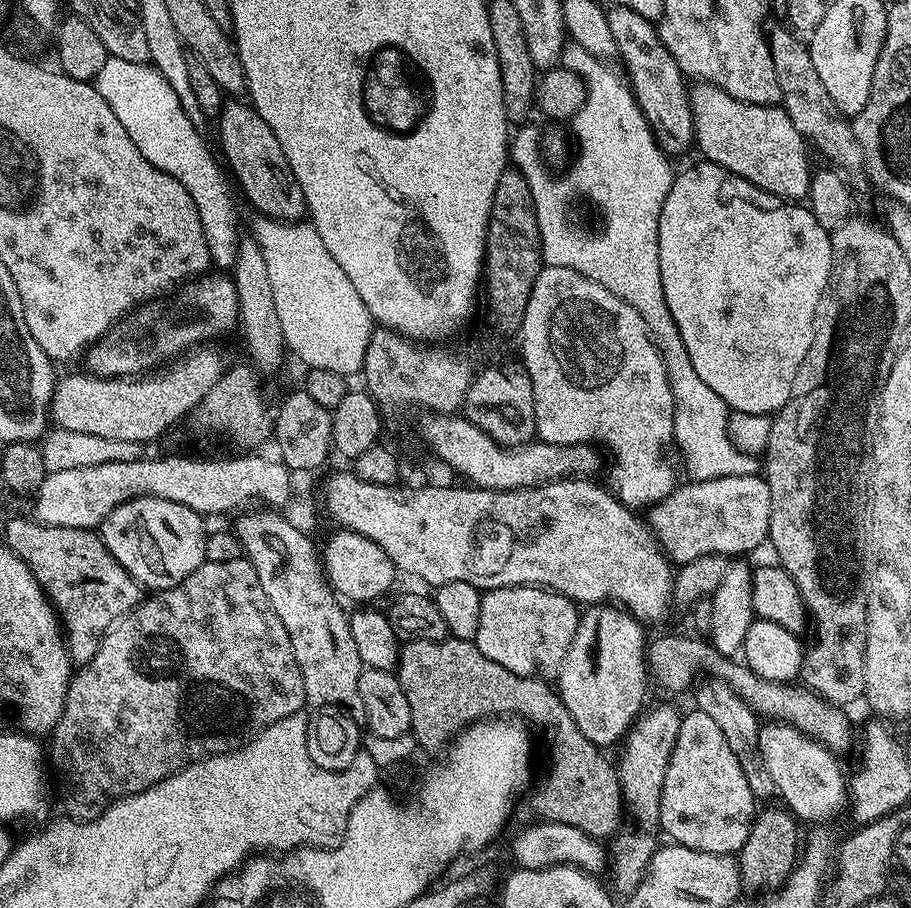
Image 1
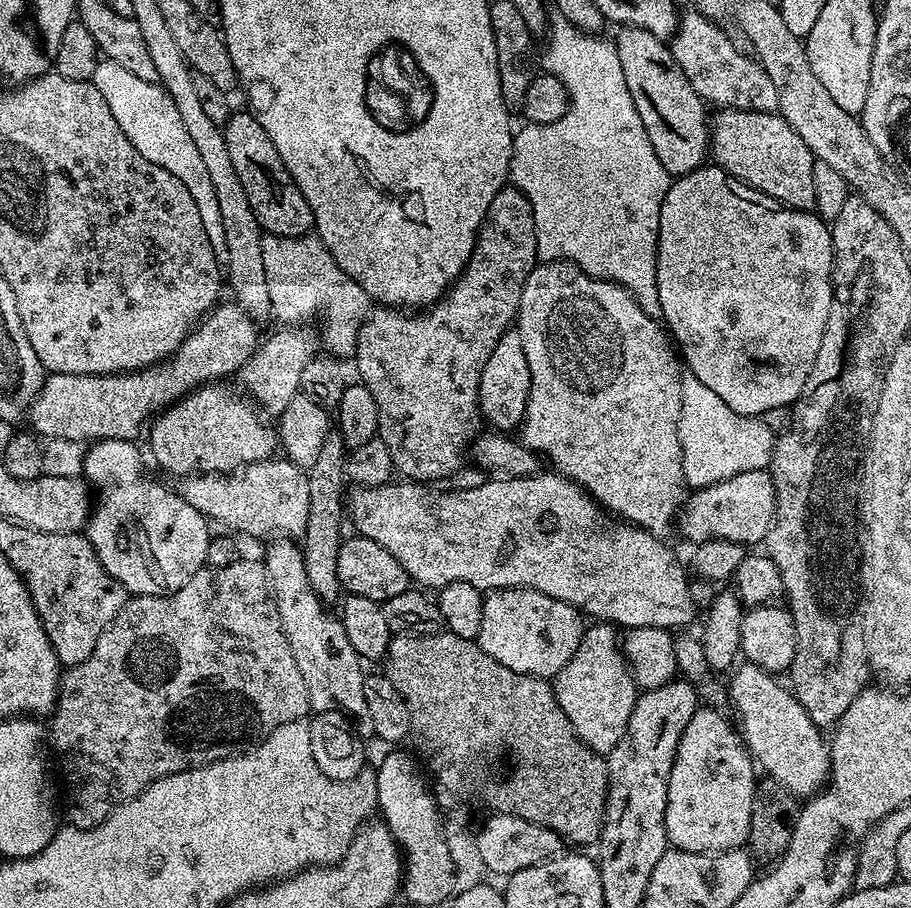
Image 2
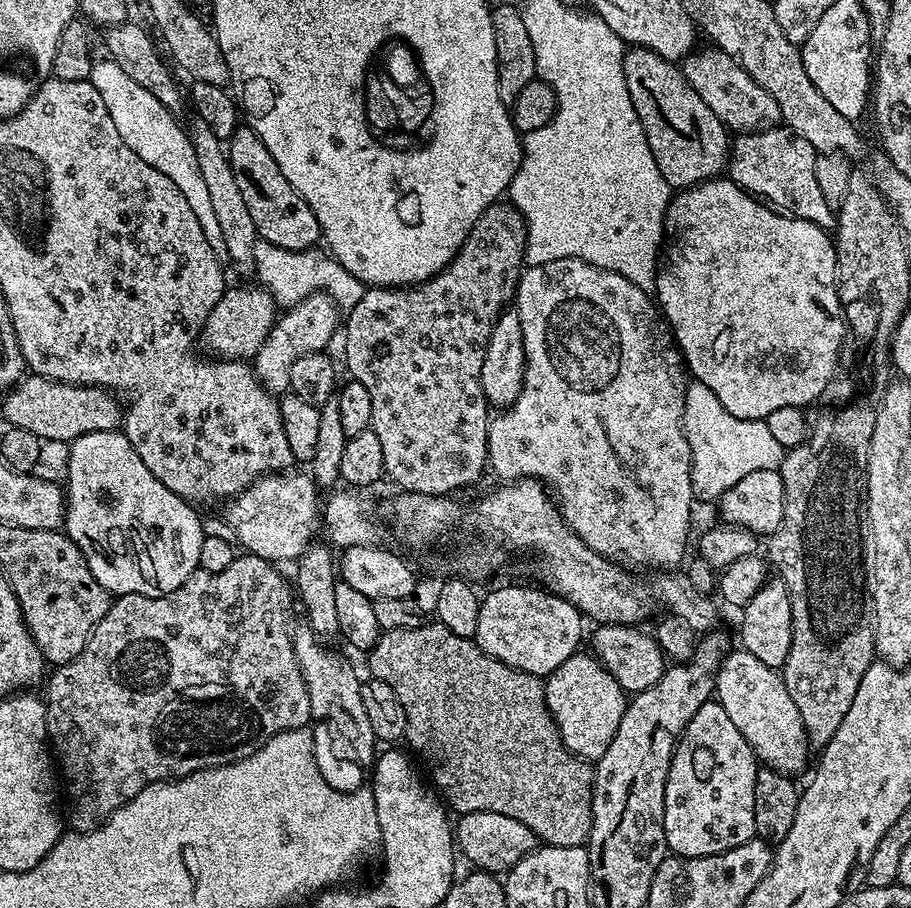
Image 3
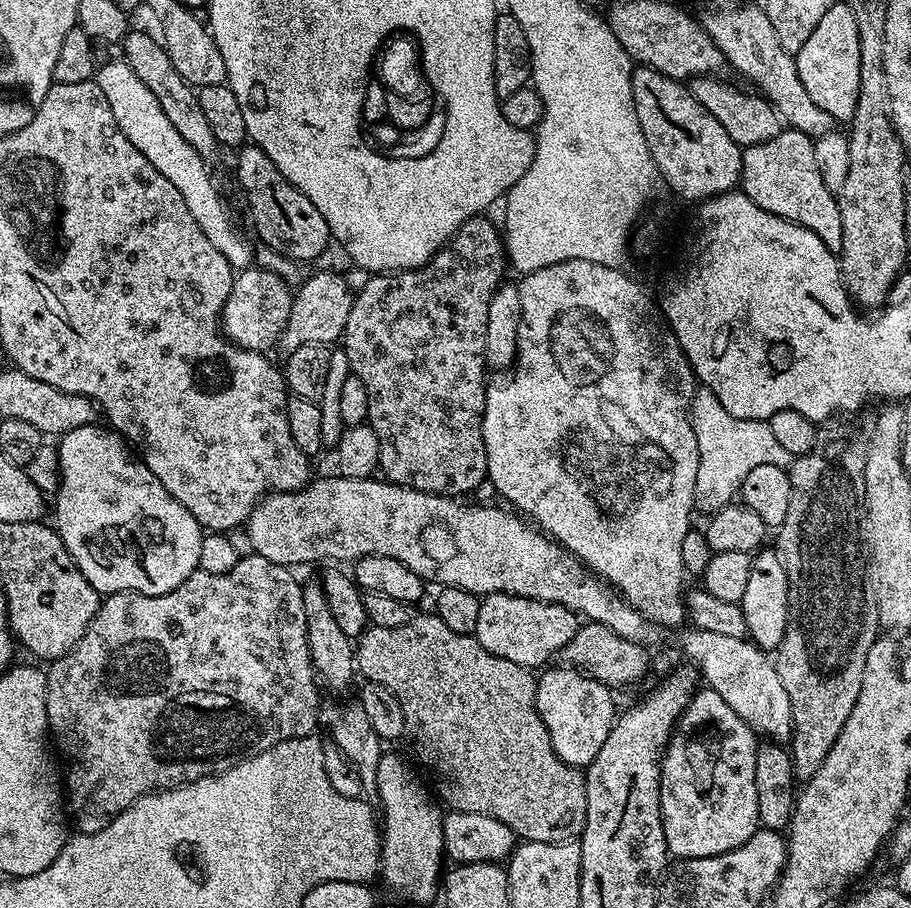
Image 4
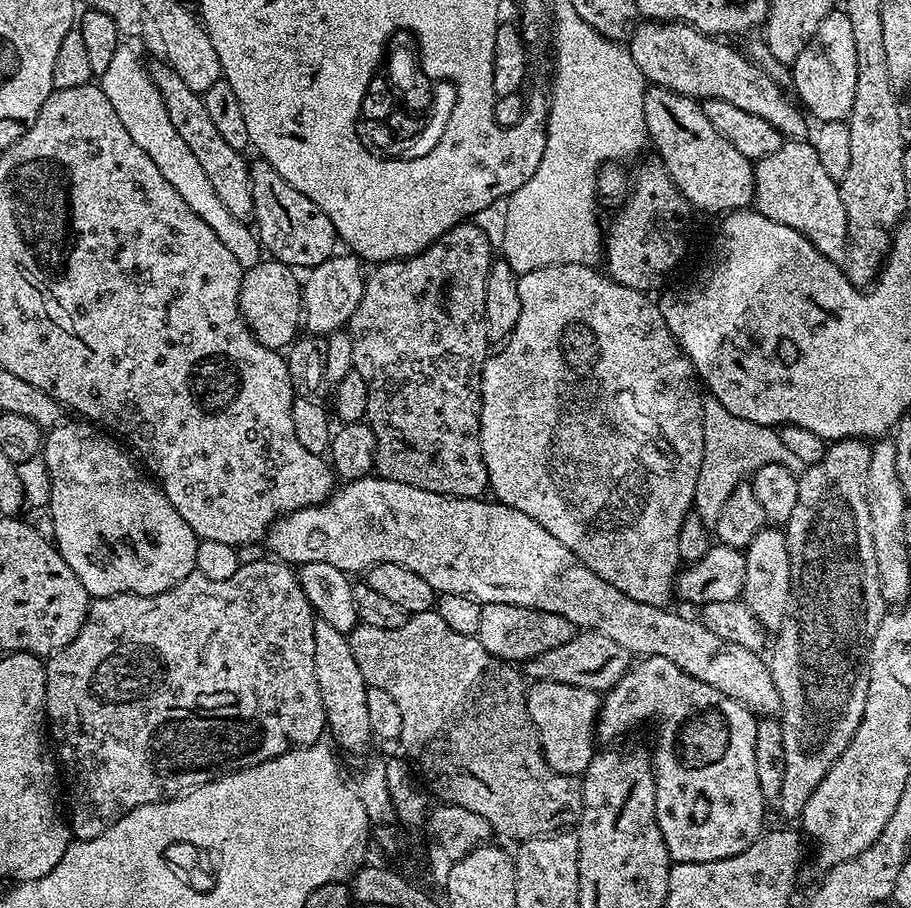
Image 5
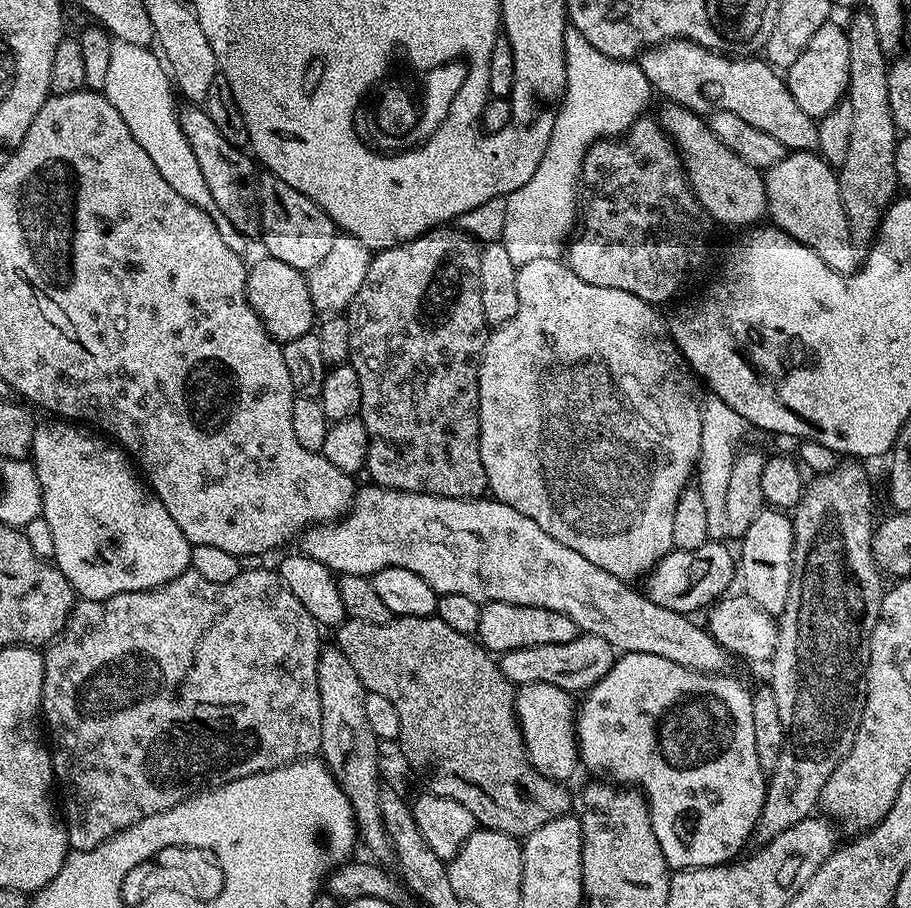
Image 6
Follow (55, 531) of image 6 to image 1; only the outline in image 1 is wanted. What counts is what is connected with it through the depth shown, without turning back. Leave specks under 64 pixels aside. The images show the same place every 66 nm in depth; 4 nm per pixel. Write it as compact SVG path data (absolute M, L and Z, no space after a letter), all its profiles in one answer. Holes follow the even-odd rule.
M138 497L118 505L98 531L106 550L114 554L114 558L136 579L137 584L145 589L152 588L148 590L163 590L182 583L204 564L205 532L201 517L201 513L182 502Z

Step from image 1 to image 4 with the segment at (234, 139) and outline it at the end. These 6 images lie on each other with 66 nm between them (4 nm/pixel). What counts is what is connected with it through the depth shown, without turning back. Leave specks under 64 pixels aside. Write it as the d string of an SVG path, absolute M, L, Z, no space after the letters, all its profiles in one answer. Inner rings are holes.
M248 142L235 153L236 156L236 180L240 183L240 188L244 191L244 196L248 199L248 208L252 211L252 224L256 227L256 232L260 235L259 243L272 248L278 255L293 260L312 260L315 256L320 256L324 252L324 247L330 244L328 227L322 214L318 214L318 206L310 202L310 198L302 195L296 187L266 158L266 154L255 144Z

